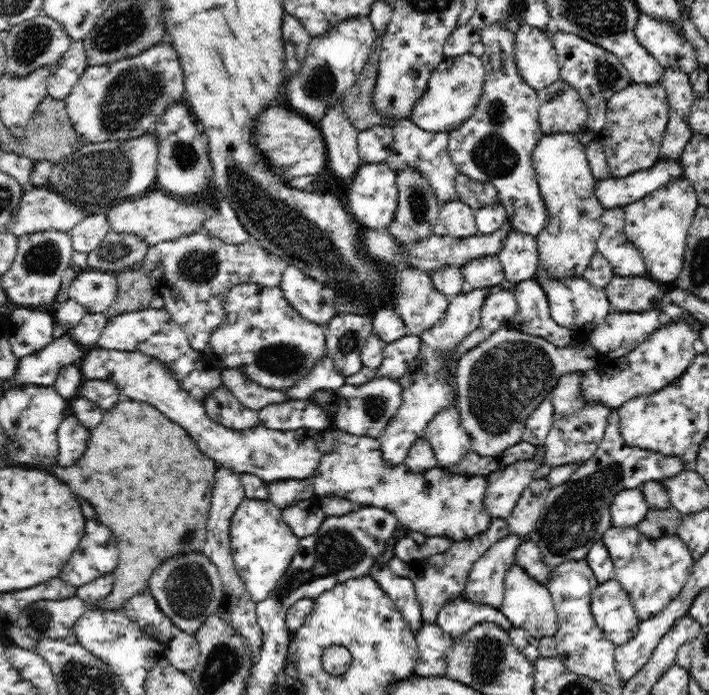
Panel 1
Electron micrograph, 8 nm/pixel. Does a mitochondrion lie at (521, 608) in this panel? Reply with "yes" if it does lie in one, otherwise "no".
no

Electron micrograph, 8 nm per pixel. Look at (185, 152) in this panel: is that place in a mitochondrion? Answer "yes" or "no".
yes

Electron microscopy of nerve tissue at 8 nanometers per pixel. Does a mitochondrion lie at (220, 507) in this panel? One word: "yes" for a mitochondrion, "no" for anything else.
no

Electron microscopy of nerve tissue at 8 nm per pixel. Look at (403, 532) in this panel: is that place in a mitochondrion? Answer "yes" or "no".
no

